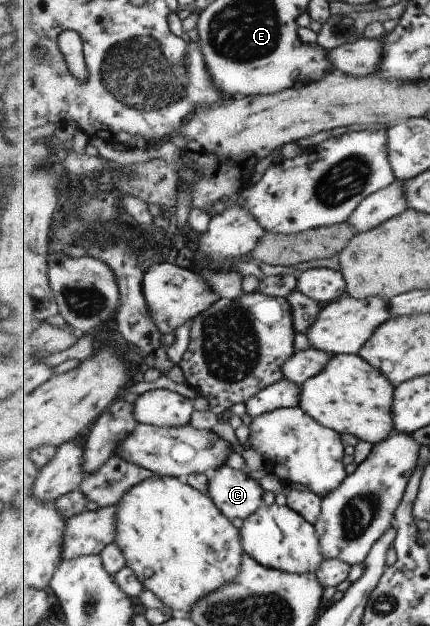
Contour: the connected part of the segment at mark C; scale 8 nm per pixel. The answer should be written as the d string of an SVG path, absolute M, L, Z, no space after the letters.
M227 465L217 468L210 479L208 494L216 506L230 520L246 520L260 509L264 487L248 475L246 470L235 470Z

